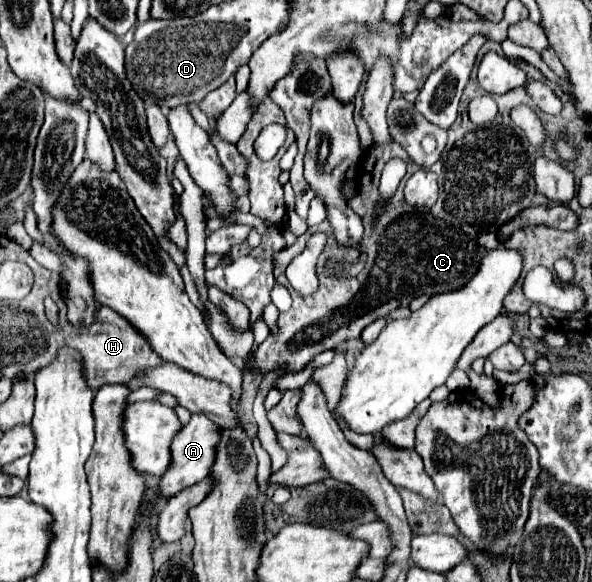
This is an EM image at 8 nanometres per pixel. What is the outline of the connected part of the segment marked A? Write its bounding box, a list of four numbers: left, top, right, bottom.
[159,414,223,496]

